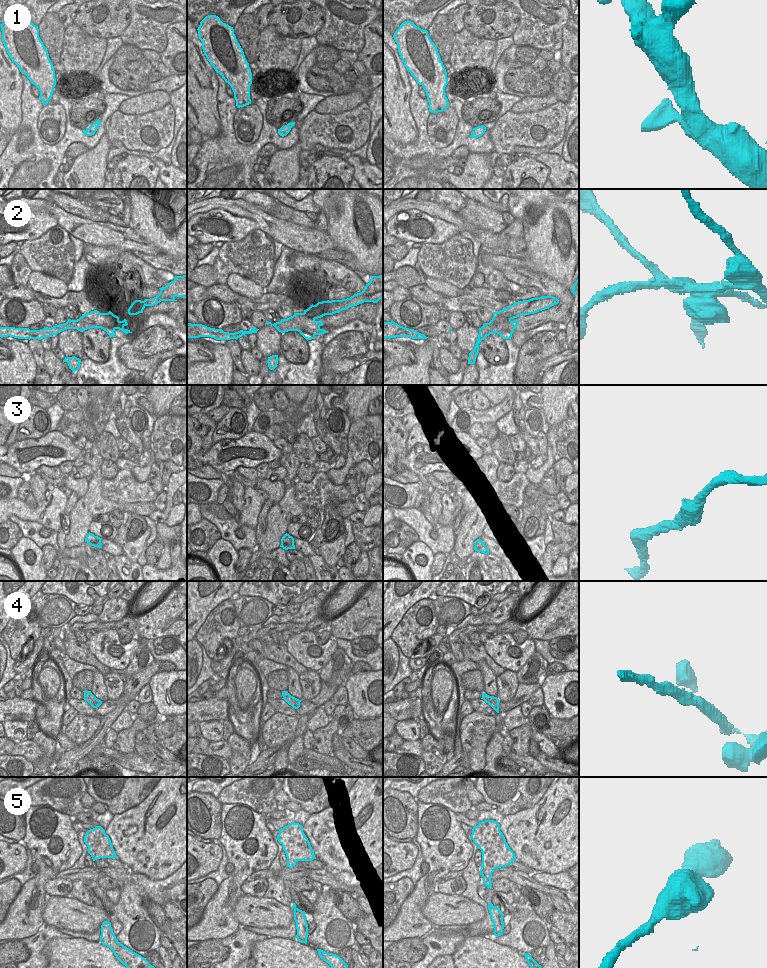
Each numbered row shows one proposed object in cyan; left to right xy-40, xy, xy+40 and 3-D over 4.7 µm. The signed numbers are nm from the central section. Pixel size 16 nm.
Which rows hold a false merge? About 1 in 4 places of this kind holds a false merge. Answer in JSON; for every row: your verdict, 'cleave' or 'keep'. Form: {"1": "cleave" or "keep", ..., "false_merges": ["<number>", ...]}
{"1": "keep", "2": "cleave", "3": "keep", "4": "keep", "5": "keep", "false_merges": ["2"]}

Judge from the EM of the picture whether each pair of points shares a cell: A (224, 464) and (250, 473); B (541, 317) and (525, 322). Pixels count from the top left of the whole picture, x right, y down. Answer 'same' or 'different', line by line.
A: different
B: same

